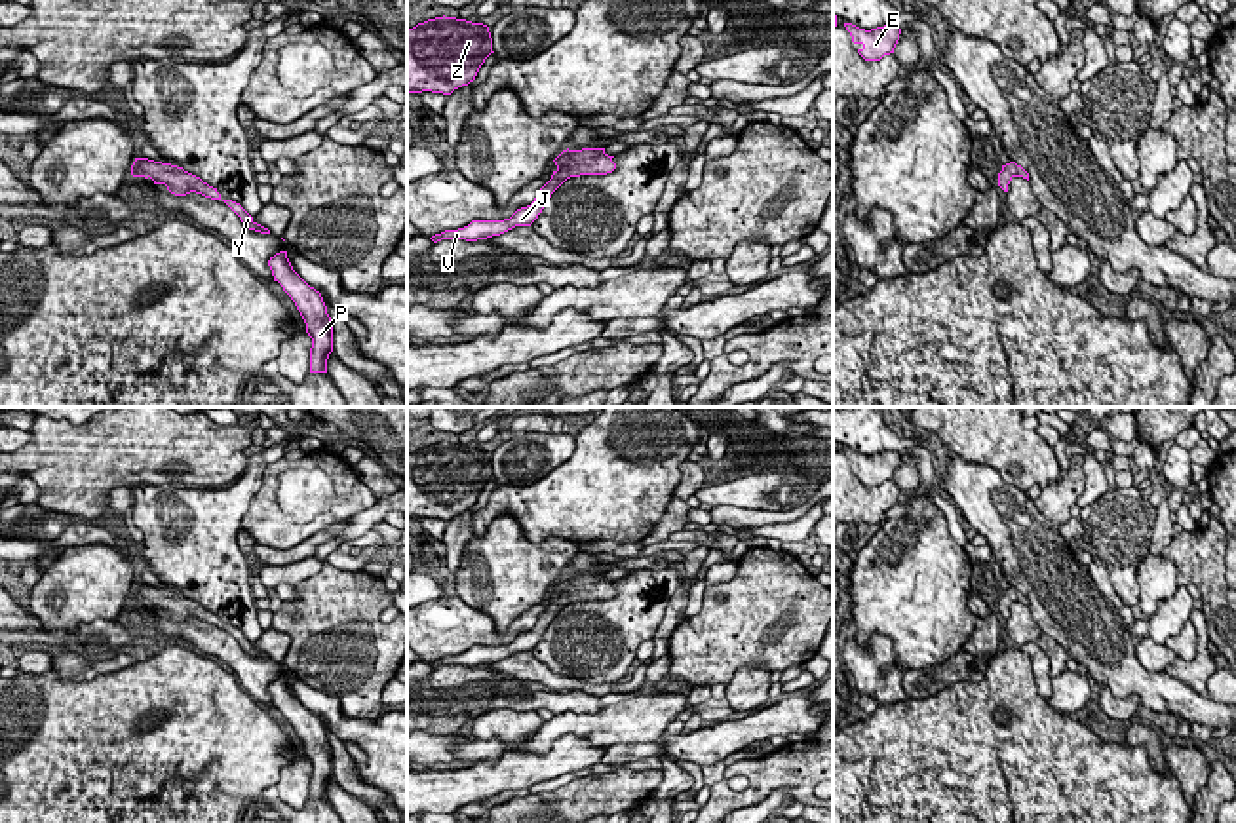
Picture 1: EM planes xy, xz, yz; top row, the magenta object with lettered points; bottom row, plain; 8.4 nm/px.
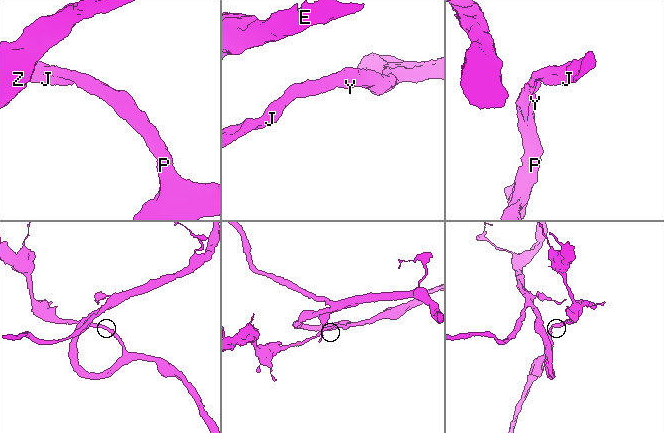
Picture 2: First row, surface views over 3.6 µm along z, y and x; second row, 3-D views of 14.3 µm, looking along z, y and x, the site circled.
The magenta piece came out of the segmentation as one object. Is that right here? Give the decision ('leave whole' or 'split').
leave whole

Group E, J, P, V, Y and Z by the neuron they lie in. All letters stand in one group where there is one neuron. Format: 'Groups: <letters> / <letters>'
Groups: E J P V Y Z

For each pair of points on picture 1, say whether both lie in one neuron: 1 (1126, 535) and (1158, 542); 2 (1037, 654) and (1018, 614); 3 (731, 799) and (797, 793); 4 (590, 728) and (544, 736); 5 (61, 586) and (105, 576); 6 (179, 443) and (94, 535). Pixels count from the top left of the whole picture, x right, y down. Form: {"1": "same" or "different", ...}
{"1": "different", "2": "different", "3": "same", "4": "same", "5": "same", "6": "different"}

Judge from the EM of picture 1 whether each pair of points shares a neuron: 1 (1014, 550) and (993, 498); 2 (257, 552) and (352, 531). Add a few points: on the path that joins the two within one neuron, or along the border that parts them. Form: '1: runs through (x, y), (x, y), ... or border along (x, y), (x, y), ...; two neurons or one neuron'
1: runs through (1014, 536), (1012, 523), (1001, 512); one neuron
2: runs through (280, 555), (293, 555), (314, 540), (329, 536); one neuron

